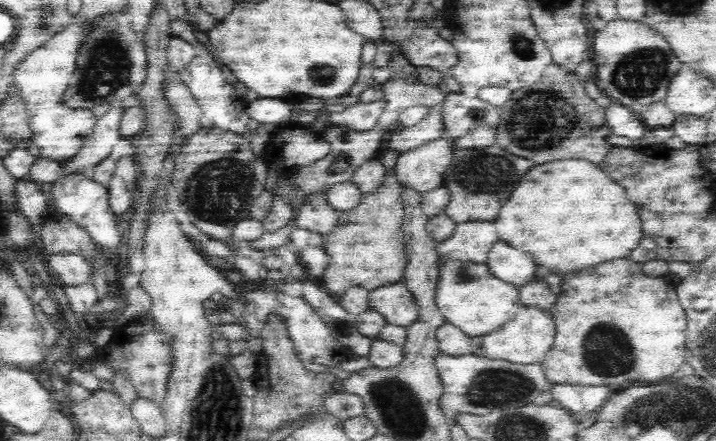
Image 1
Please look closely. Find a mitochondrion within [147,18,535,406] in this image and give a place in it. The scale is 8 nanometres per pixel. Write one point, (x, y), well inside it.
(217, 192)

